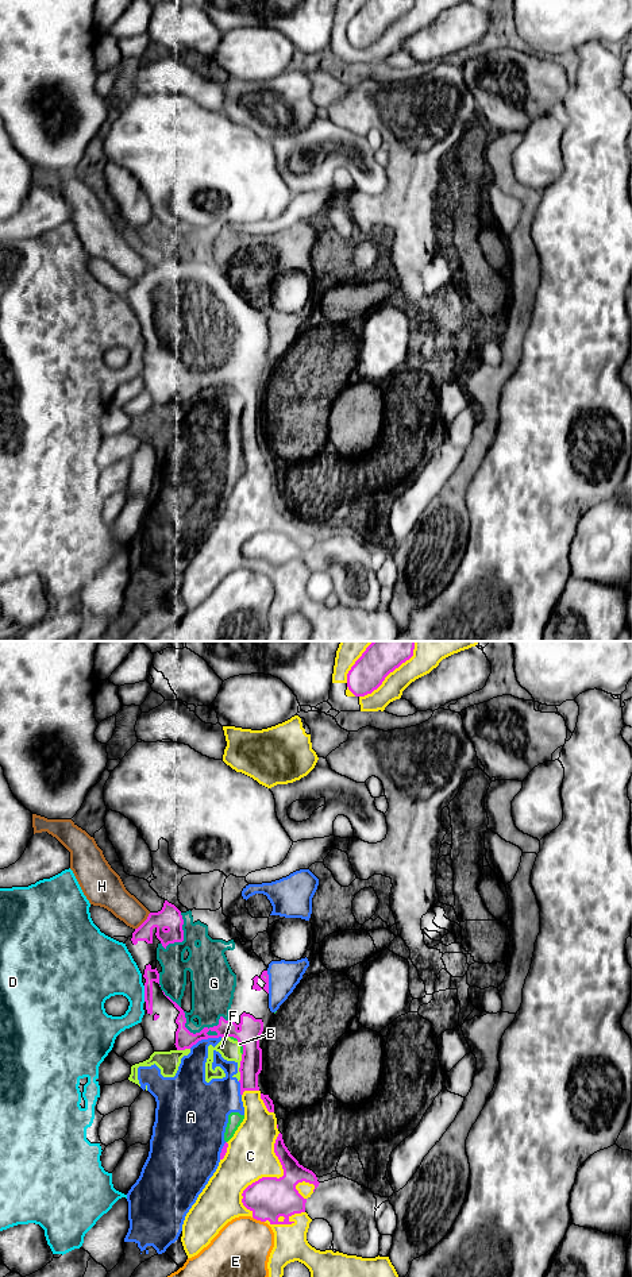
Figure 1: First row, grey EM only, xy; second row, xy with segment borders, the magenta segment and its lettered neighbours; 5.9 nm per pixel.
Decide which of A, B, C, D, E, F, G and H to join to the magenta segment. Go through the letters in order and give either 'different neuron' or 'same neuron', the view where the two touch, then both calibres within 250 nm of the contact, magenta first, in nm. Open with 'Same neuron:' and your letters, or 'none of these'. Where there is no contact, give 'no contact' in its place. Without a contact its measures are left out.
Same neuron: C, G
A: different neuron | xy | 140/180 nm
B: different neuron | xy | 140/20 nm
C: same neuron | xy | 260/300 nm
D: different neuron | xy | 80/300 nm
E: different neuron | xy | 260/340 nm
F: different neuron | xy | 140/120 nm
G: same neuron | xy | 110/260 nm
H: different neuron | xy | 140/180 nm

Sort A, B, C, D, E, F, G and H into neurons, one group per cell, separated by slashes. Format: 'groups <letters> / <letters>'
groups A B F / C G / D / E / H

